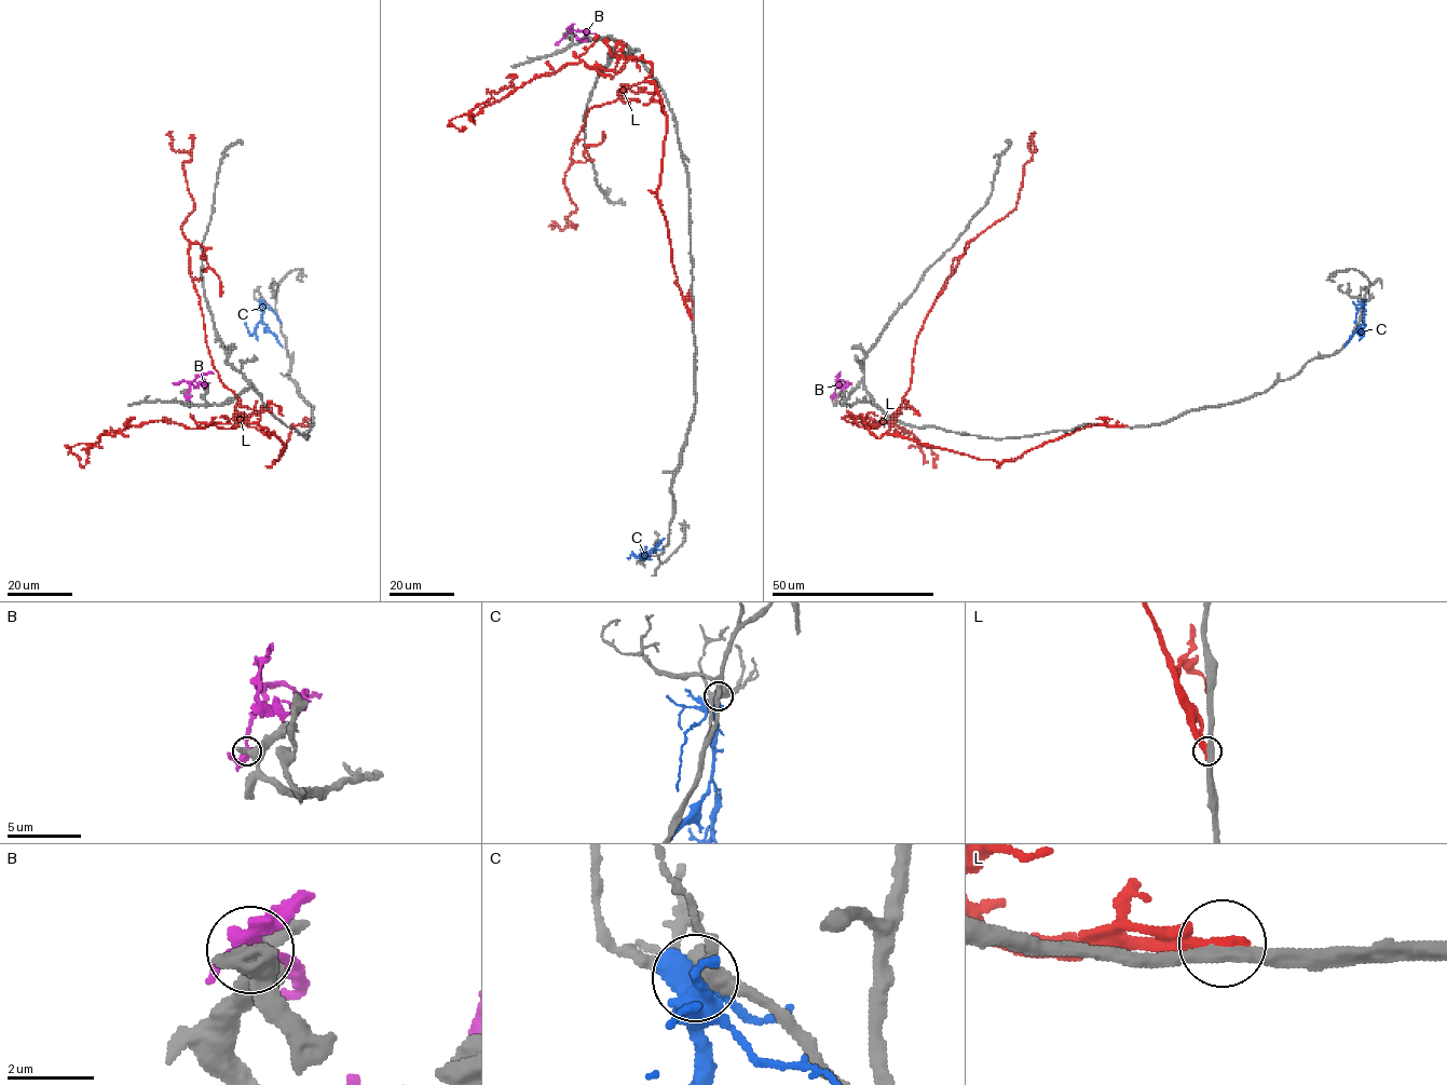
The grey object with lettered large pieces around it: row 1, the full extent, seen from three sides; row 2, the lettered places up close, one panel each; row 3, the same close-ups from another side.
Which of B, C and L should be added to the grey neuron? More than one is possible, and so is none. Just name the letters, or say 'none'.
none

